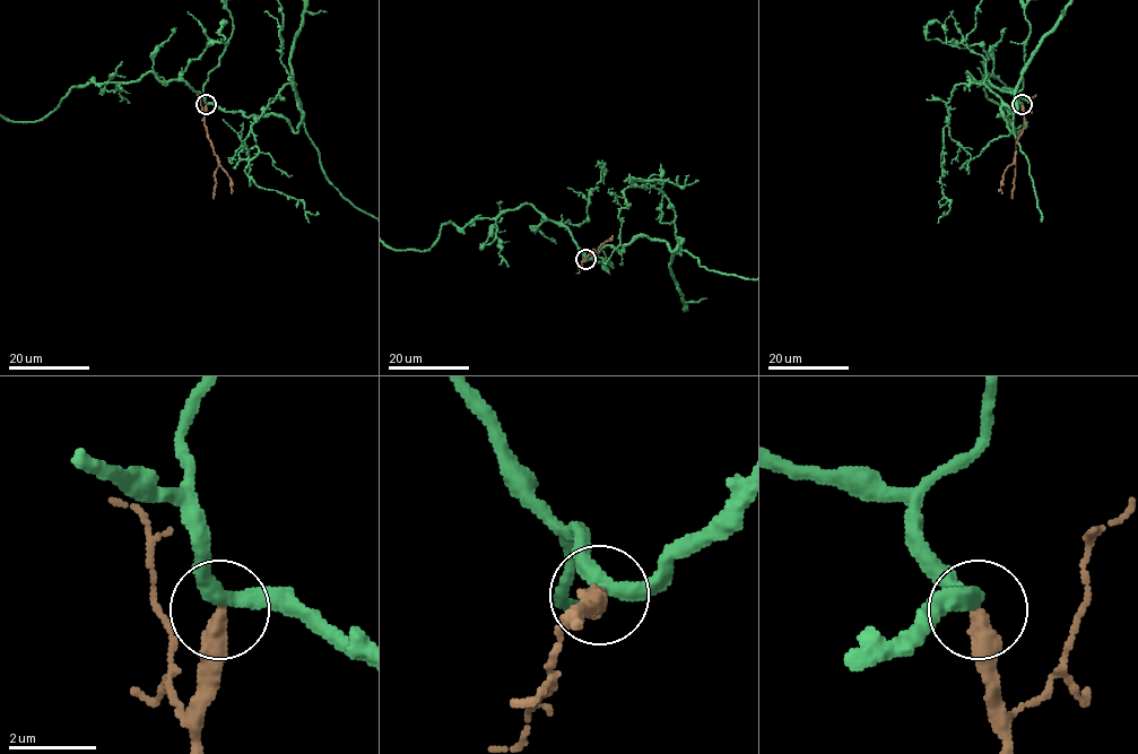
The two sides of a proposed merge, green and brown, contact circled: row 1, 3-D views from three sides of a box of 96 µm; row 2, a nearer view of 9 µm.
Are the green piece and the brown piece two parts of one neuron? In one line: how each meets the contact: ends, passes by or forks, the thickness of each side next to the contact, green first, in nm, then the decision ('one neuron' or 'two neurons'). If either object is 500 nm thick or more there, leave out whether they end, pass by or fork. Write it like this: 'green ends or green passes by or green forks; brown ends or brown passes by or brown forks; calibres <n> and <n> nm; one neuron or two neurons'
green passes by; brown ends; calibres 380 and 440 nm; two neurons

